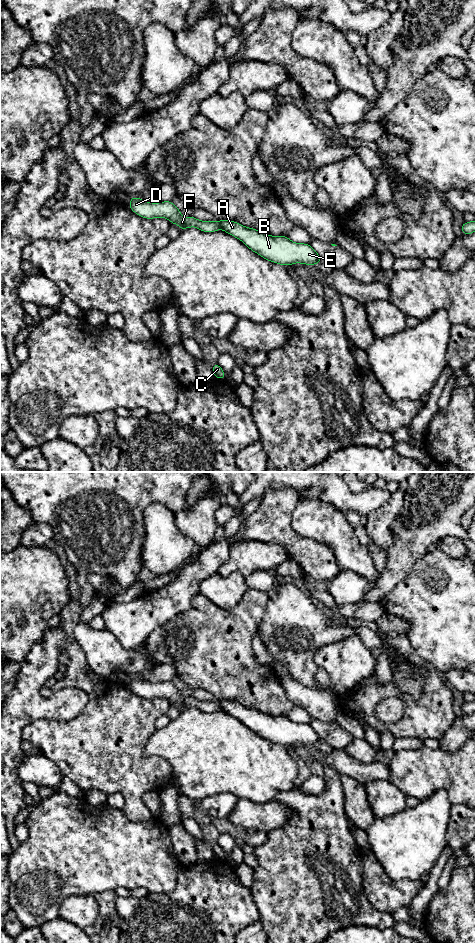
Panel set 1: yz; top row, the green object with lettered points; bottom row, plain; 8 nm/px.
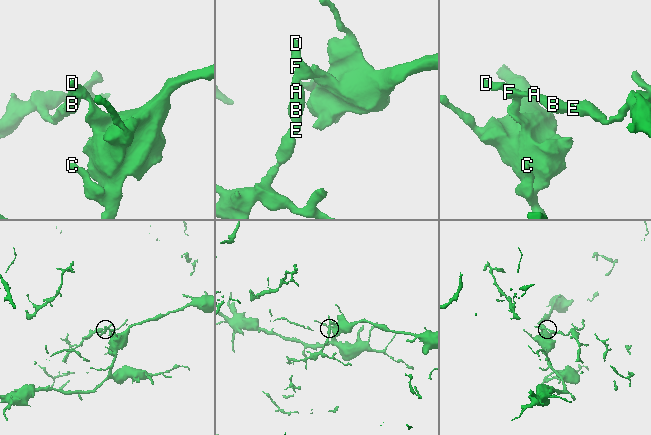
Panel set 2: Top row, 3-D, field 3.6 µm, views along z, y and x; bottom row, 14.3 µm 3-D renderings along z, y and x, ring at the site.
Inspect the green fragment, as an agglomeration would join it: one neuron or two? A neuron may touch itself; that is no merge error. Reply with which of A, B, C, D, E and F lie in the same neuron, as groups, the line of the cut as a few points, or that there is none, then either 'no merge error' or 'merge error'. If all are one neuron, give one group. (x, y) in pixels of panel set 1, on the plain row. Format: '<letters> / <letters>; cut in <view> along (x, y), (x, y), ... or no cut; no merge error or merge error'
A B E / C D F; cut in yz along (218, 701), (222, 708); merge error

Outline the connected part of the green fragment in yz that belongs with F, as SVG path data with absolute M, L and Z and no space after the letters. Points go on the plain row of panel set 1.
M132 677L128 685L140 697L146 699L163 697L172 704L177 704L181 710L196 707L203 712L210 713L222 709L220 702L217 700L201 701L193 696L183 697L181 691L171 681L151 683L143 681L139 677Z

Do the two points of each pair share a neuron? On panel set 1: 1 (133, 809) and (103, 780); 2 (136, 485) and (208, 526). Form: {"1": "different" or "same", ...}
{"1": "same", "2": "different"}

